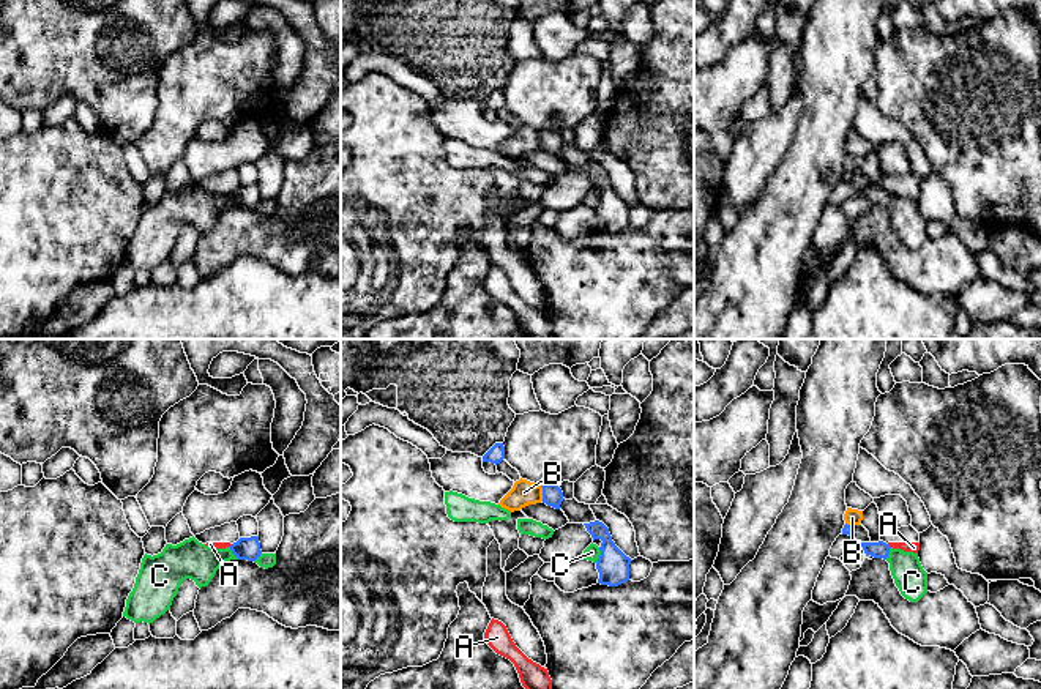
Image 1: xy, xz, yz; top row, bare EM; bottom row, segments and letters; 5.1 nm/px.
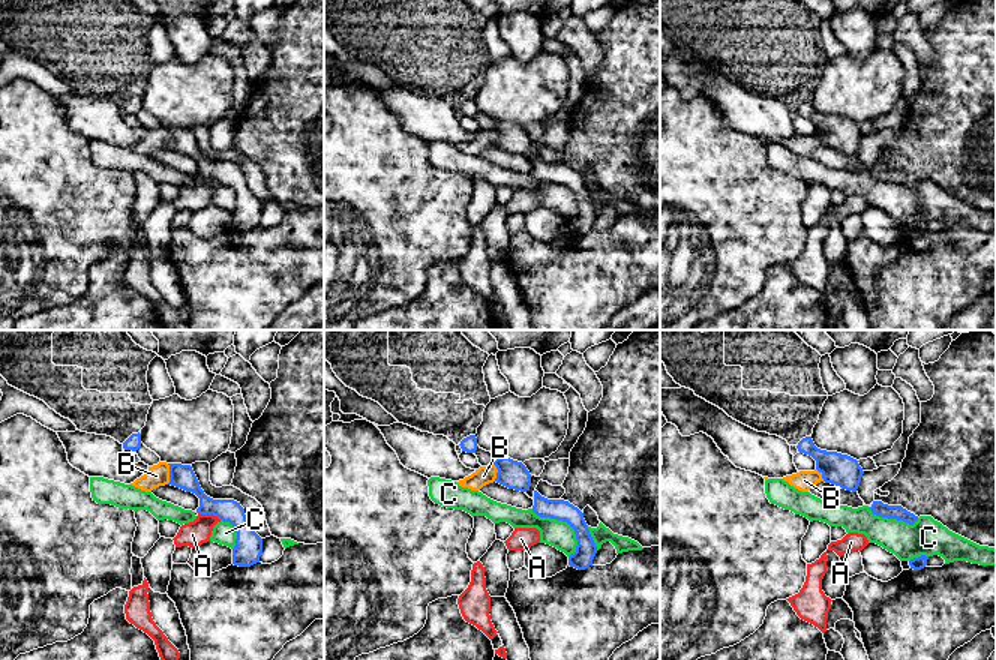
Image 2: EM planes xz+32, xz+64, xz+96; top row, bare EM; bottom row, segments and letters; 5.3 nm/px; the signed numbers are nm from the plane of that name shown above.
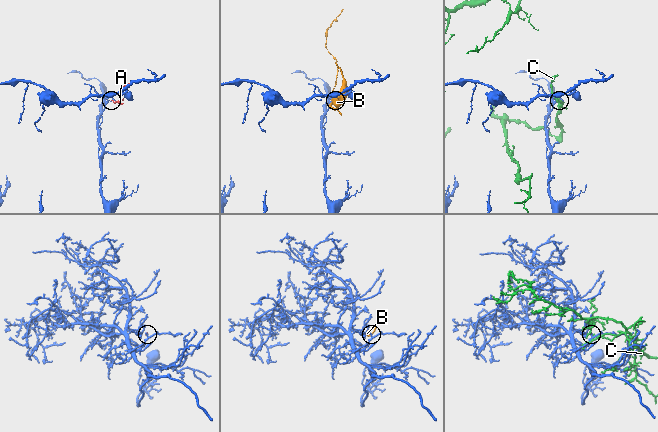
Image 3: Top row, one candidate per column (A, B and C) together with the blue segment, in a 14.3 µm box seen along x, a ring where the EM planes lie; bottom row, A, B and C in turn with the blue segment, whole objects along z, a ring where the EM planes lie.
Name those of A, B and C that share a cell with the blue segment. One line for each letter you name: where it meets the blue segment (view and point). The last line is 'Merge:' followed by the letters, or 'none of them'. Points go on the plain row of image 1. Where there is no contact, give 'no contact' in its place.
Merge: none of them

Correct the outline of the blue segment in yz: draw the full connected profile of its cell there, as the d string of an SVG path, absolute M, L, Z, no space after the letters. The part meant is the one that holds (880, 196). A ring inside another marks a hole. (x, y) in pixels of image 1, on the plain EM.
M883 188L879 189L861 189L861 194L866 202L871 202L874 205L883 205L886 207L890 202L890 192Z

